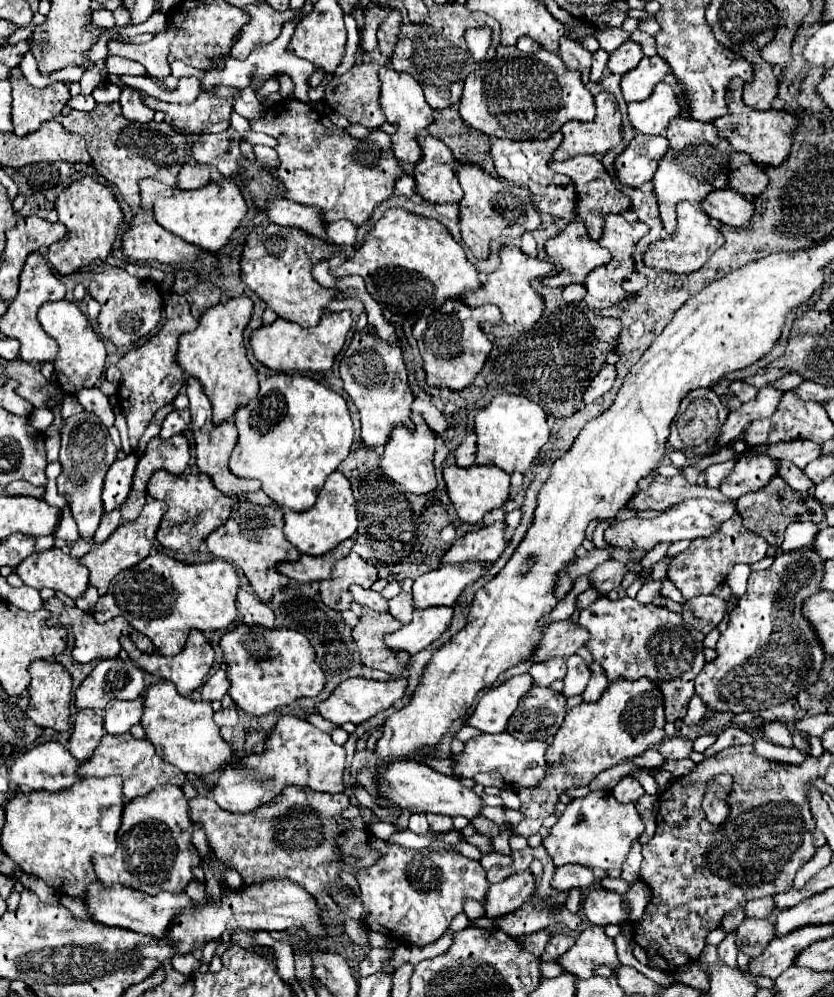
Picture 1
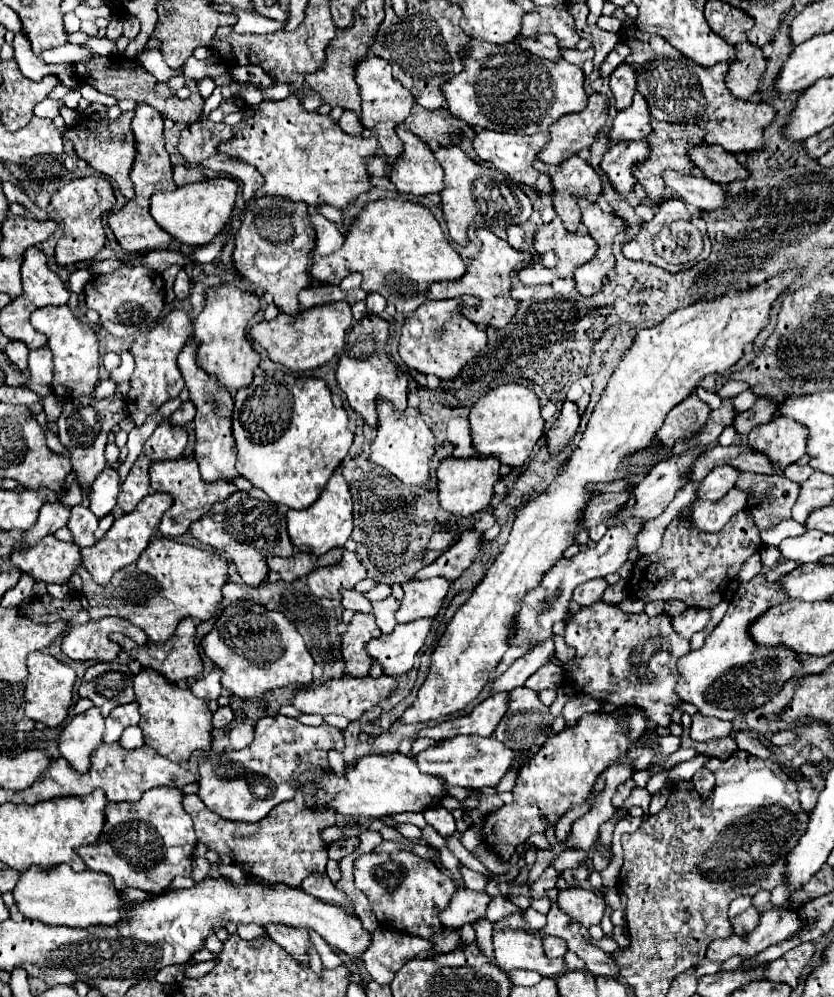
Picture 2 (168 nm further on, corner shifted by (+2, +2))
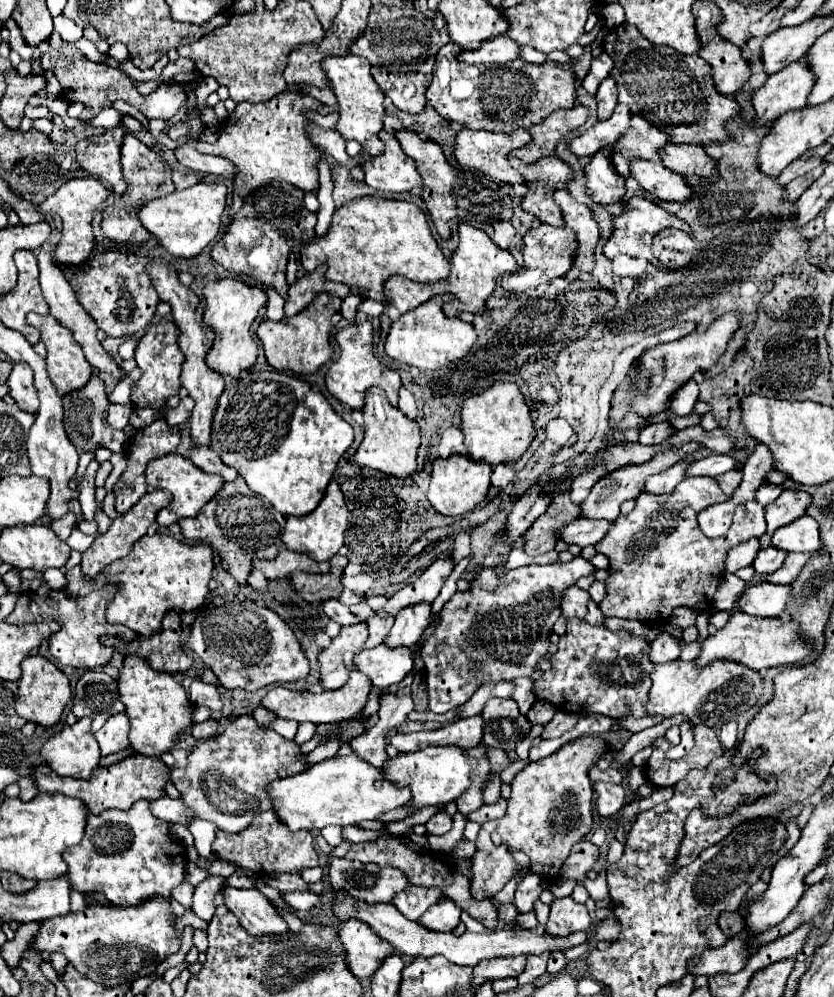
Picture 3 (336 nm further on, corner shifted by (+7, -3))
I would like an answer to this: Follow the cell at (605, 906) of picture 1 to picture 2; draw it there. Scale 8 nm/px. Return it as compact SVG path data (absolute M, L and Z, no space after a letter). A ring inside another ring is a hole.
M566 888L560 890L558 894L558 902L556 902L564 912L568 912L574 920L578 920L584 928L596 926L602 922L604 910L606 910L606 902L604 898L596 896L590 890L582 890L582 888Z

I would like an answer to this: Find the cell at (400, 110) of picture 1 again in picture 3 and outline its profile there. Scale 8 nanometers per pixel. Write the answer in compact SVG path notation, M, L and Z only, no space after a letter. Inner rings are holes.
M343 55L343 57L327 57L321 63L325 77L337 97L339 103L339 119L335 125L335 131L345 139L345 141L357 141L365 153L369 155L379 155L383 153L383 141L379 139L379 131L383 127L383 117L385 117L385 95L371 77L371 67L365 57L359 55Z

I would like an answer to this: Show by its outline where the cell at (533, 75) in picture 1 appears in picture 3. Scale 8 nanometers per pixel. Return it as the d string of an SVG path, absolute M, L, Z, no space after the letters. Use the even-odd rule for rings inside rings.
M447 43L437 53L437 65L433 73L433 81L425 91L427 103L447 121L457 121L467 129L489 129L489 131L513 131L513 129L529 129L531 125L541 123L551 113L559 109L571 109L575 105L575 75L571 65L545 61L541 65L523 63L521 59L509 61L509 65L489 65L489 69L481 69L481 65L469 65L457 61L457 53L461 47L455 43Z

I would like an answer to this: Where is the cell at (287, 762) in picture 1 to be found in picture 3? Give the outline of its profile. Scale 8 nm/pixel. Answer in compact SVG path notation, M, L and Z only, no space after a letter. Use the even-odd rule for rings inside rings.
M239 715L223 735L193 747L187 755L187 767L173 769L171 777L181 793L181 801L193 809L195 817L211 821L223 831L237 833L245 829L257 813L271 809L271 801L263 789L267 783L305 769L307 763L295 741L283 739L275 731L261 731L251 715Z

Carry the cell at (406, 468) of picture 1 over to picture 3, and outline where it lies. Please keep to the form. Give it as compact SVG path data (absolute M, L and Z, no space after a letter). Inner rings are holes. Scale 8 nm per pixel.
M371 387L365 393L365 405L363 405L363 427L365 427L365 437L355 453L355 463L361 467L371 467L377 471L383 471L387 475L395 475L399 479L407 479L417 471L417 449L421 445L421 433L419 425L411 421L407 415L403 415L397 407L393 407L385 391L379 387Z

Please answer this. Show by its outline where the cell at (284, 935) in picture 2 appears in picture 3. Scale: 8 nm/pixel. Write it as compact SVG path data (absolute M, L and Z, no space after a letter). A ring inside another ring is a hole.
M227 883L221 885L223 903L239 917L243 929L251 935L281 935L289 927L279 917L275 907L257 889L235 889Z

